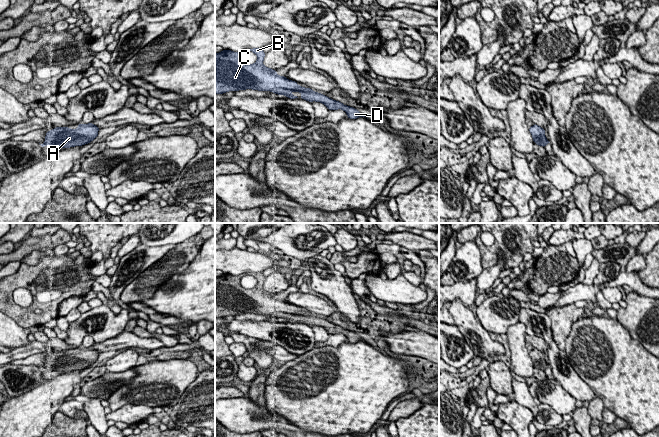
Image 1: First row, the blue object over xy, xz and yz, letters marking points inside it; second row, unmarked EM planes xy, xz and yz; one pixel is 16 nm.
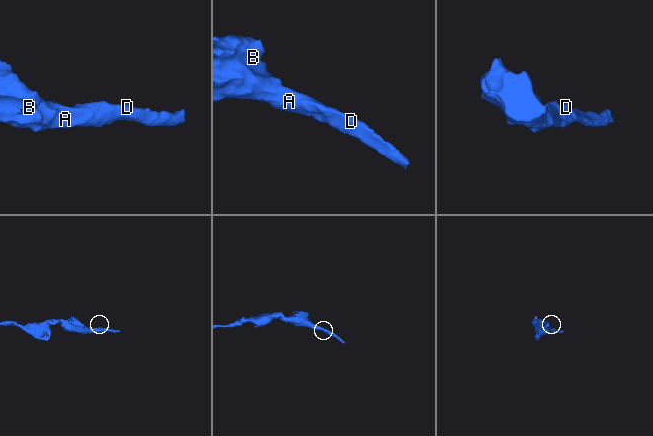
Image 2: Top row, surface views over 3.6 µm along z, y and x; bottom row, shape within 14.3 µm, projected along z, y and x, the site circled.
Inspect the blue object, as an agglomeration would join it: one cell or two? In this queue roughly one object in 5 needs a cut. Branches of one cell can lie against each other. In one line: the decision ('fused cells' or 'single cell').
single cell

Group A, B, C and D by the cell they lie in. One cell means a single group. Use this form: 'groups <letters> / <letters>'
groups A B C D

